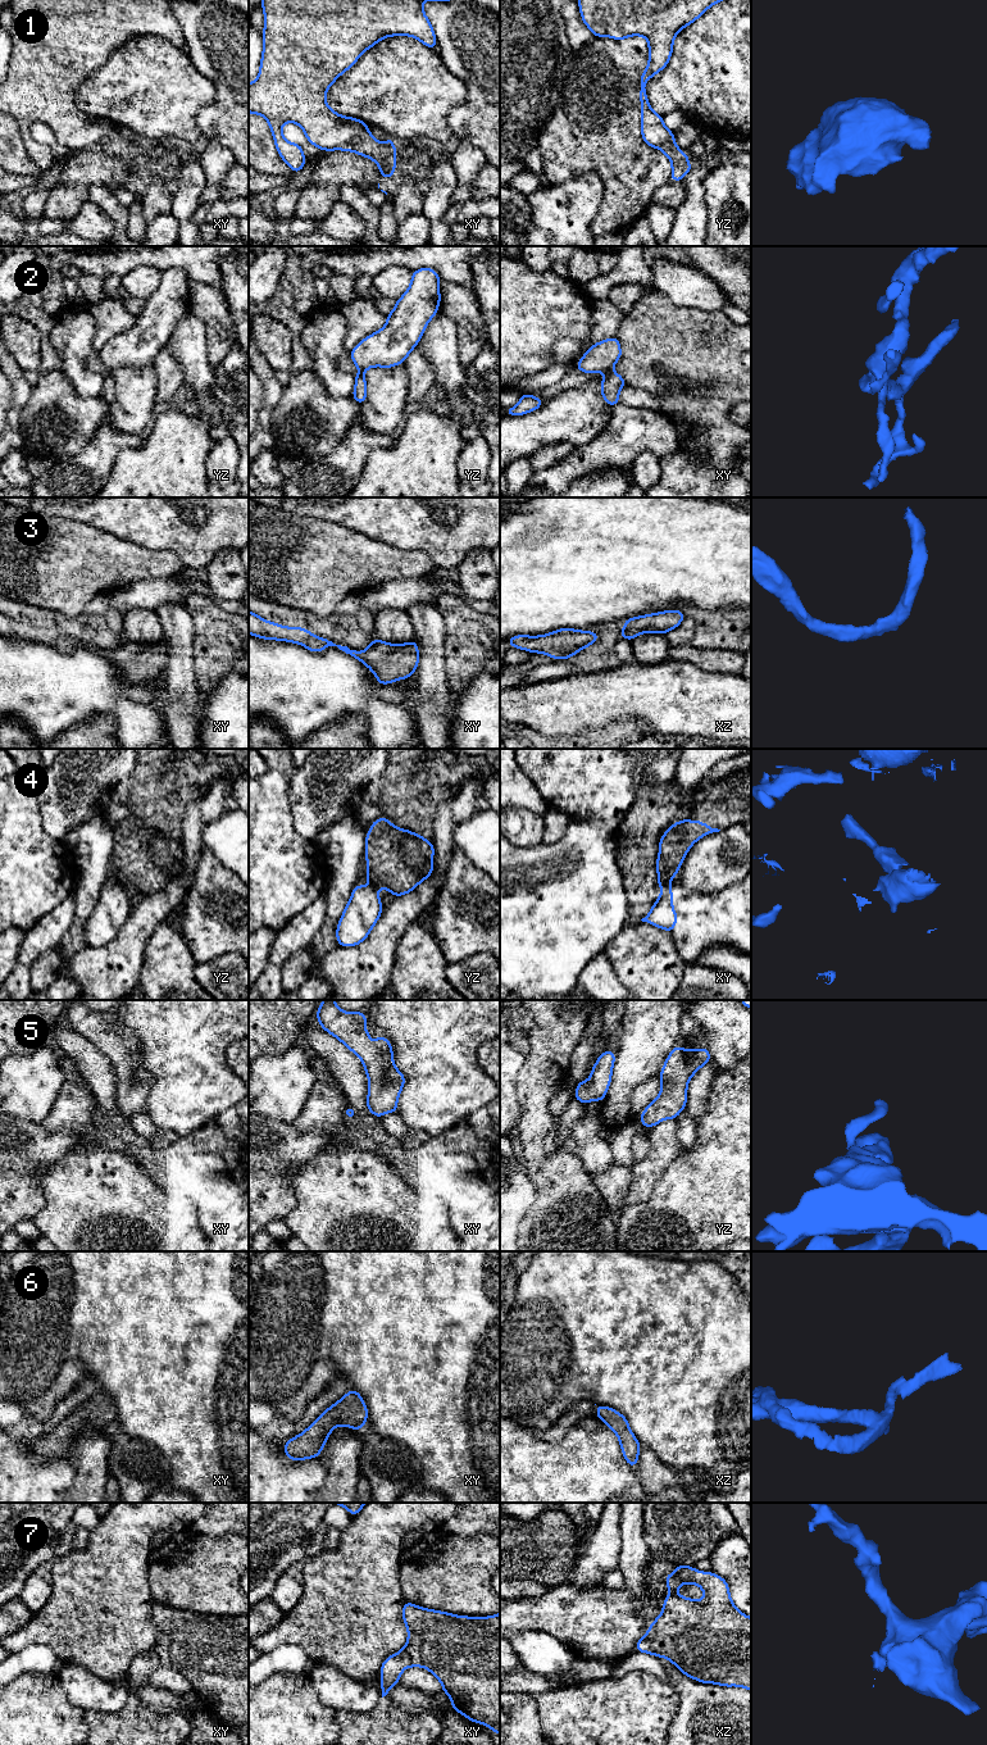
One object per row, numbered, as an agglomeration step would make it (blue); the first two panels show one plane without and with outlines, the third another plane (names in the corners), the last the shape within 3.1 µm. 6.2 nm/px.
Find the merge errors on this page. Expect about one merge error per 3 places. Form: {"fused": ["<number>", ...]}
{"fused": ["2", "4"]}

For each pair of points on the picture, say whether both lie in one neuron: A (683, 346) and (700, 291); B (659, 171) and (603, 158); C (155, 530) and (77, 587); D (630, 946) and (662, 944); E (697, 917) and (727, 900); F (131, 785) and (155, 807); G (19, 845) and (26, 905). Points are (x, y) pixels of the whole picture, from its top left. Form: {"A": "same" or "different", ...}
{"A": "different", "B": "same", "C": "different", "D": "same", "E": "same", "F": "same", "G": "same"}

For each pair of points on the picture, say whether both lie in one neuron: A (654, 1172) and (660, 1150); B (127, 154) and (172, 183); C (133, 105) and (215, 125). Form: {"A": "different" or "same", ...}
{"A": "same", "B": "same", "C": "different"}

